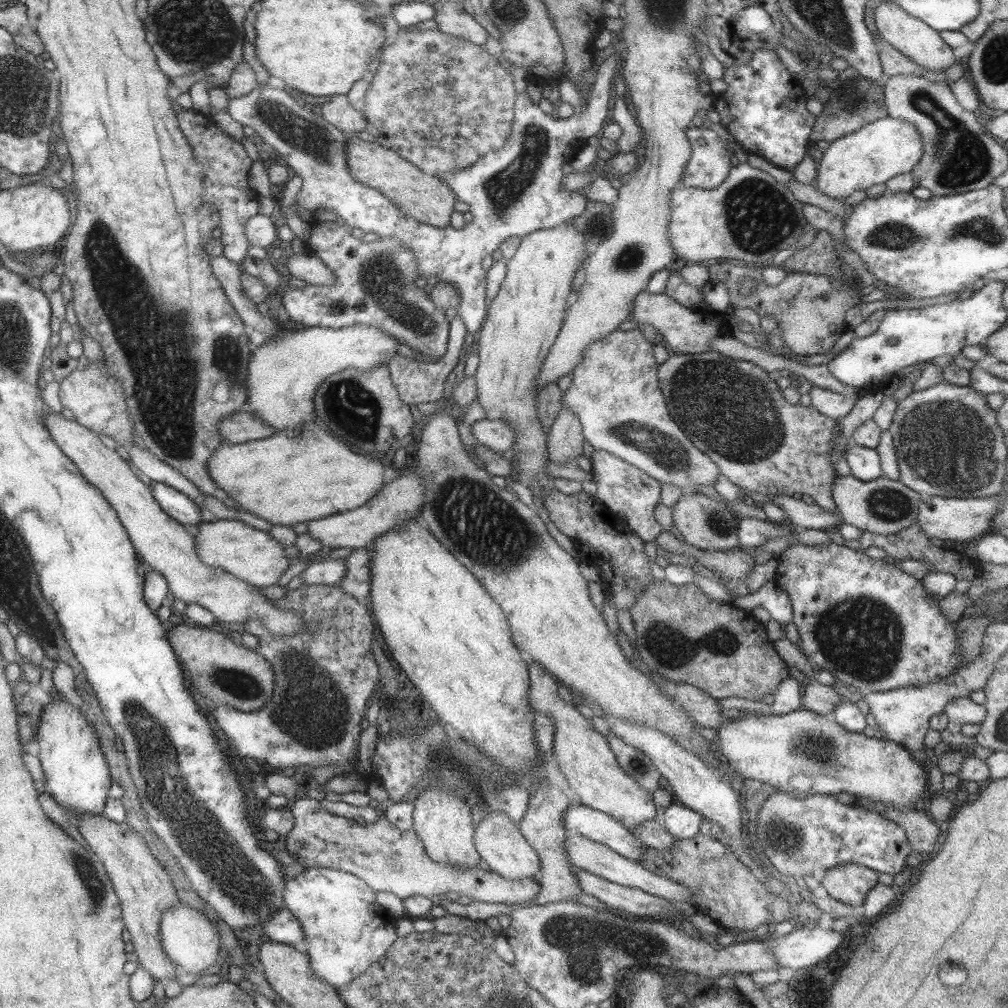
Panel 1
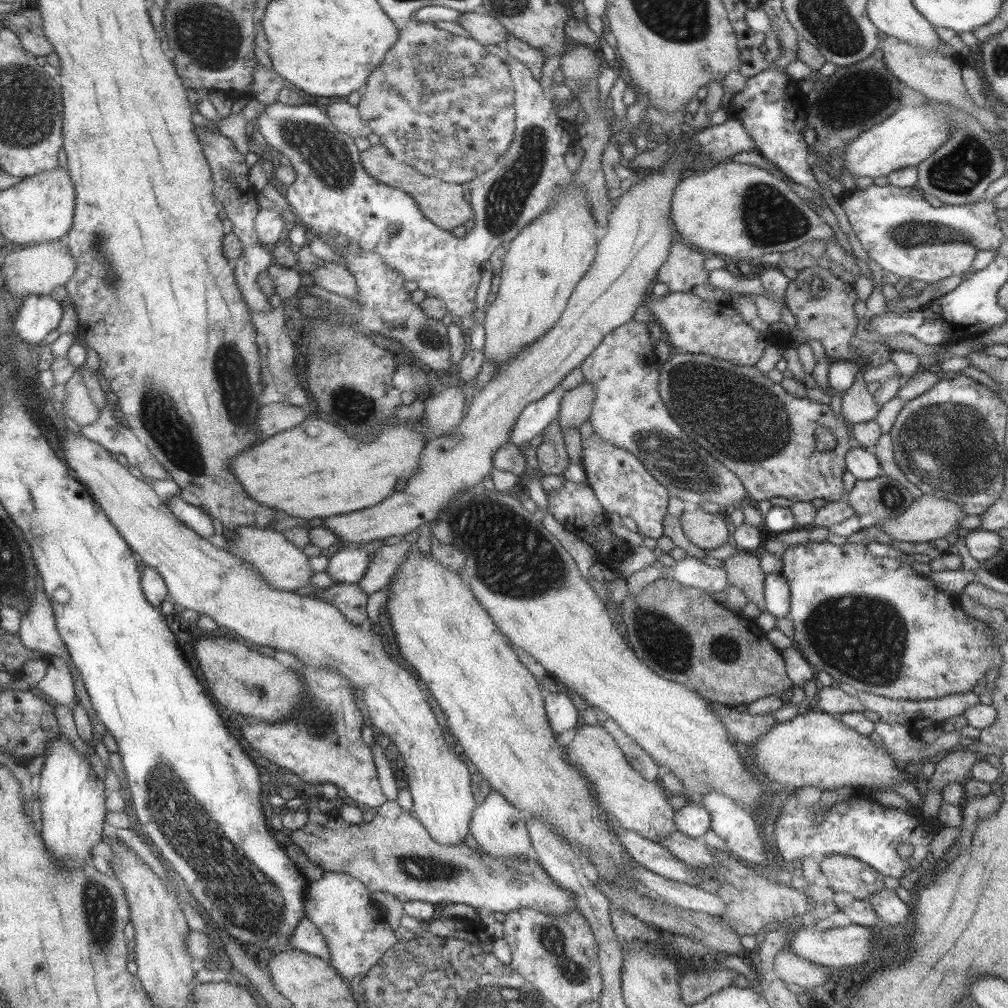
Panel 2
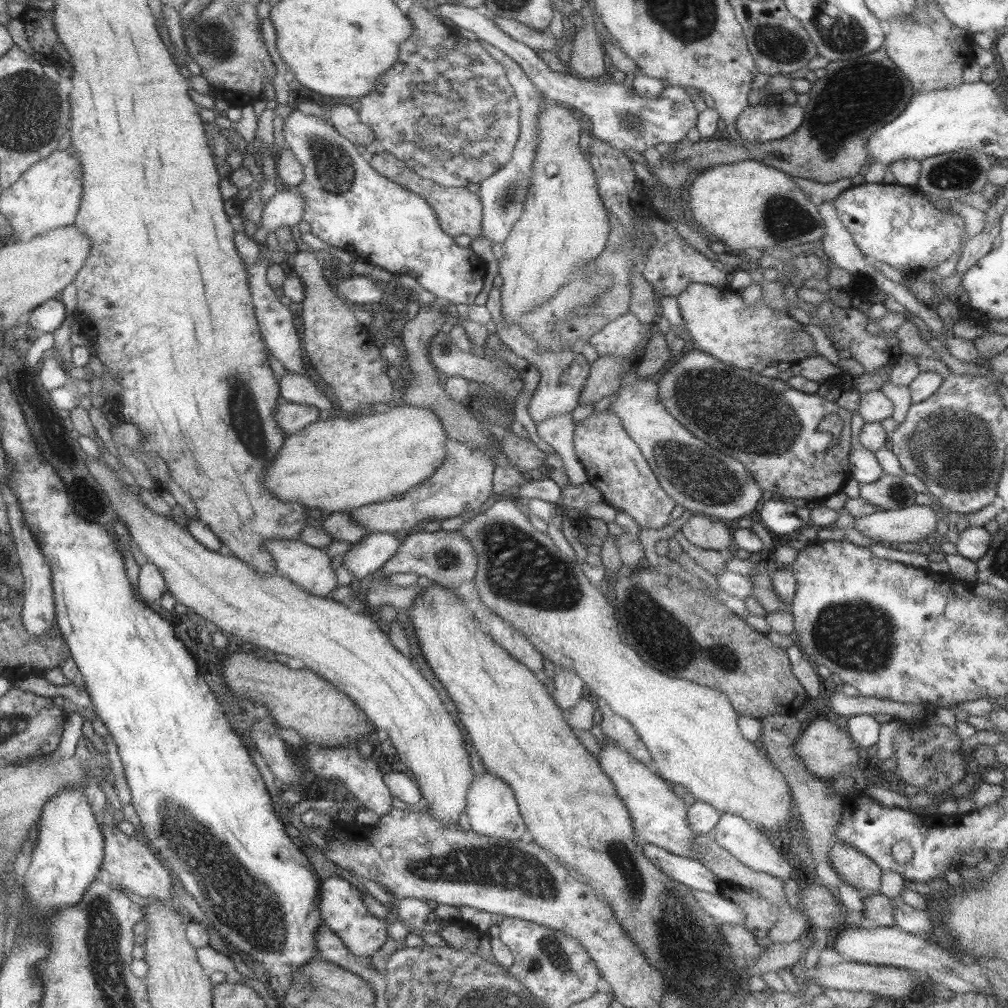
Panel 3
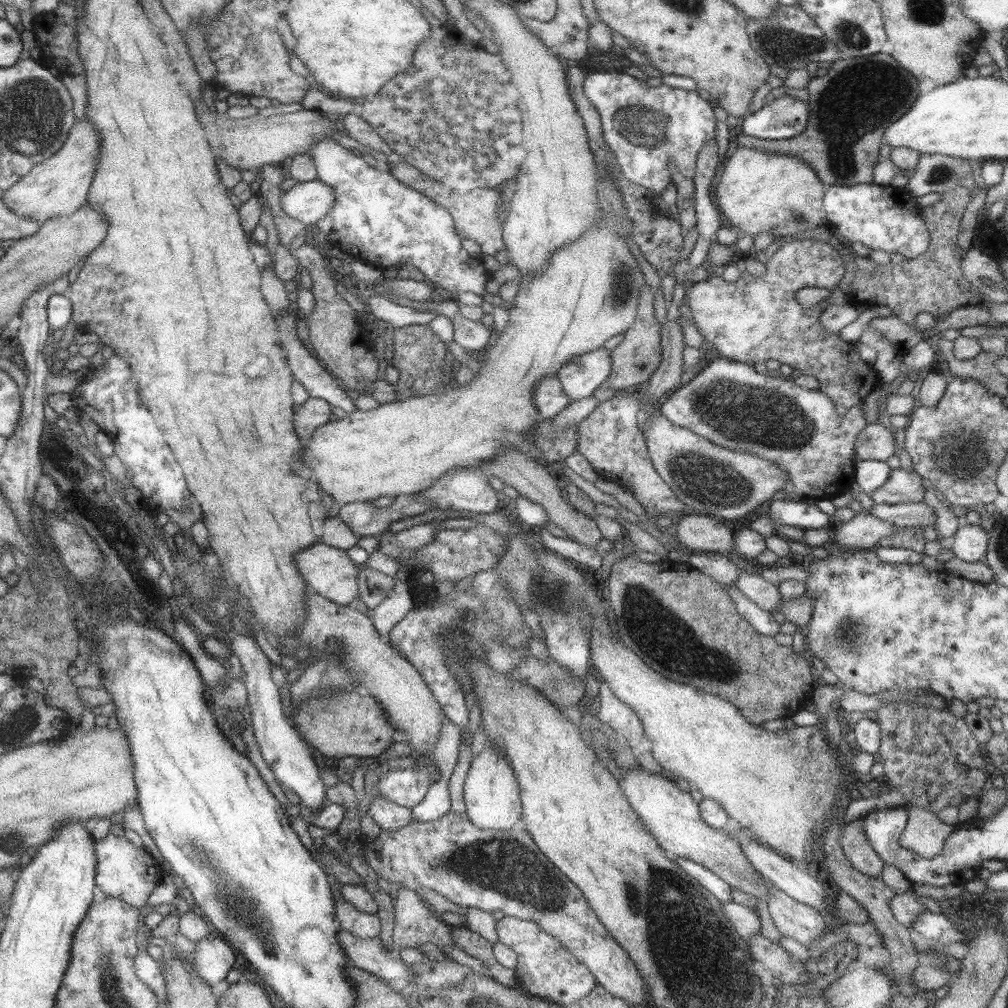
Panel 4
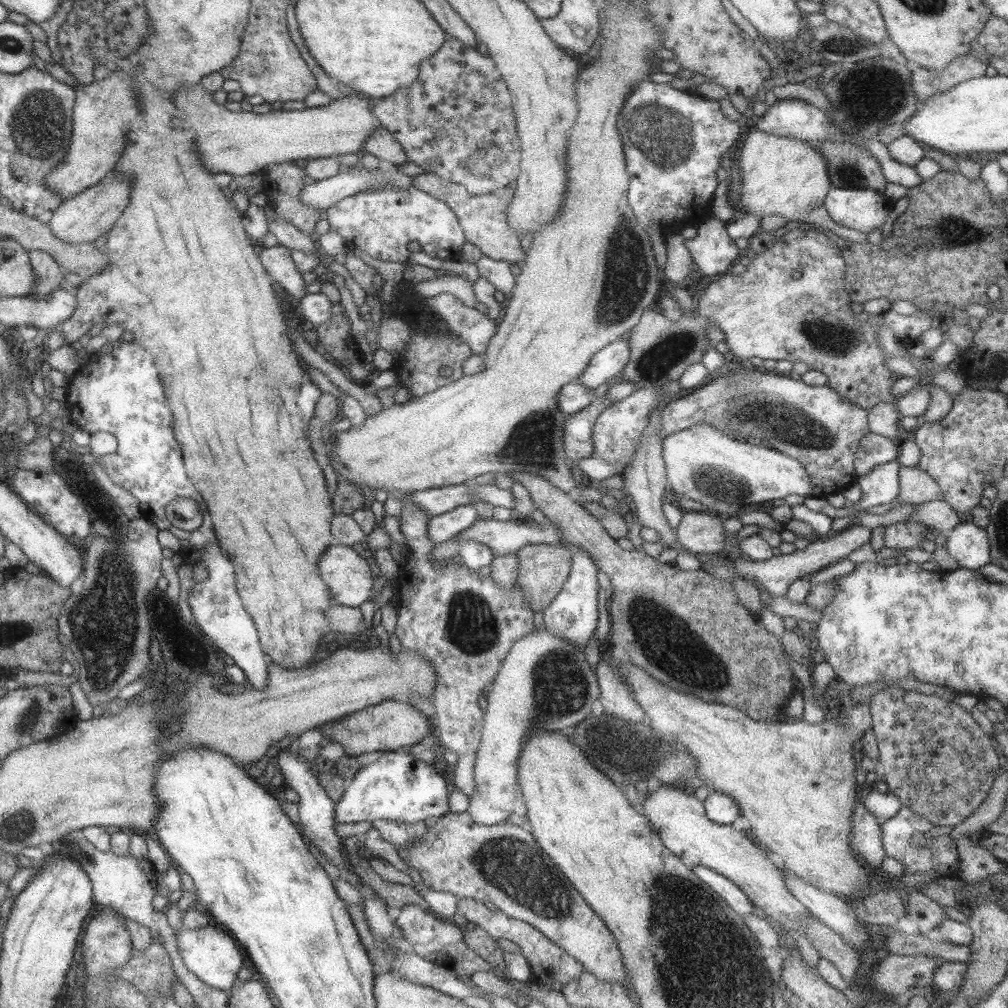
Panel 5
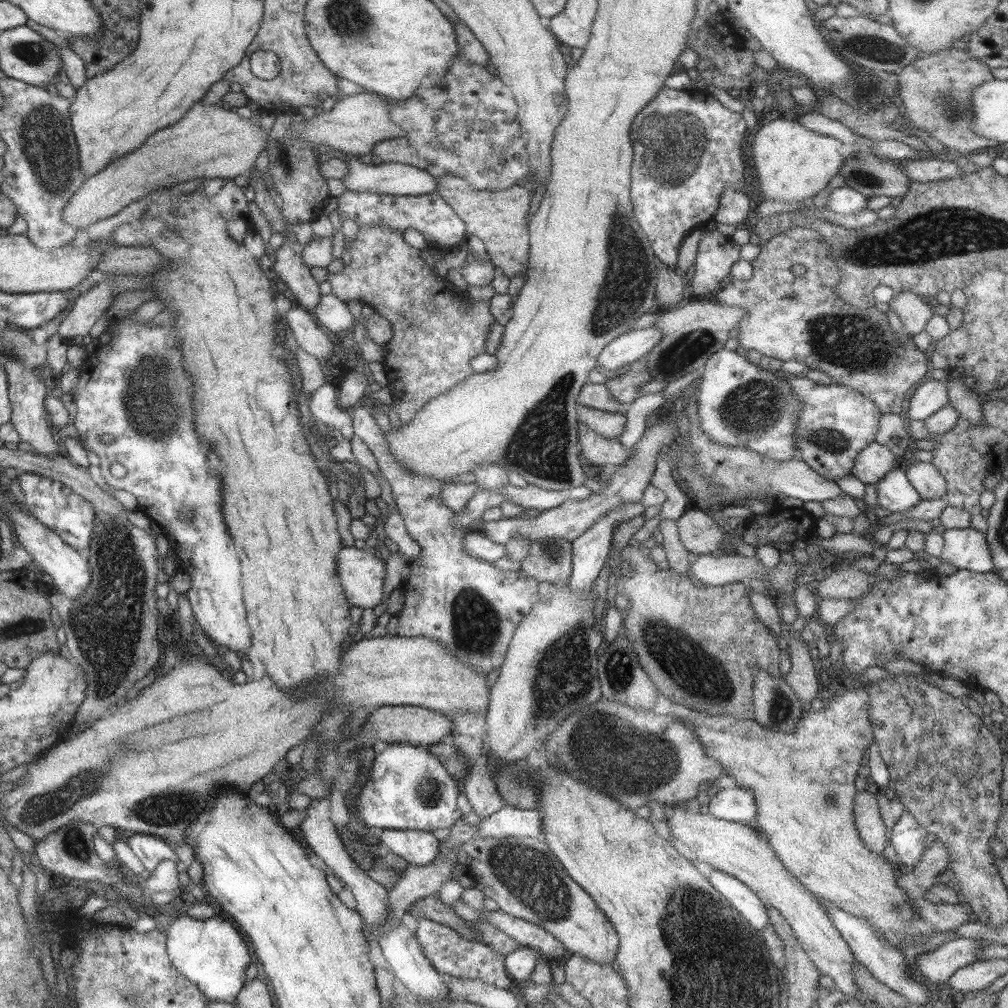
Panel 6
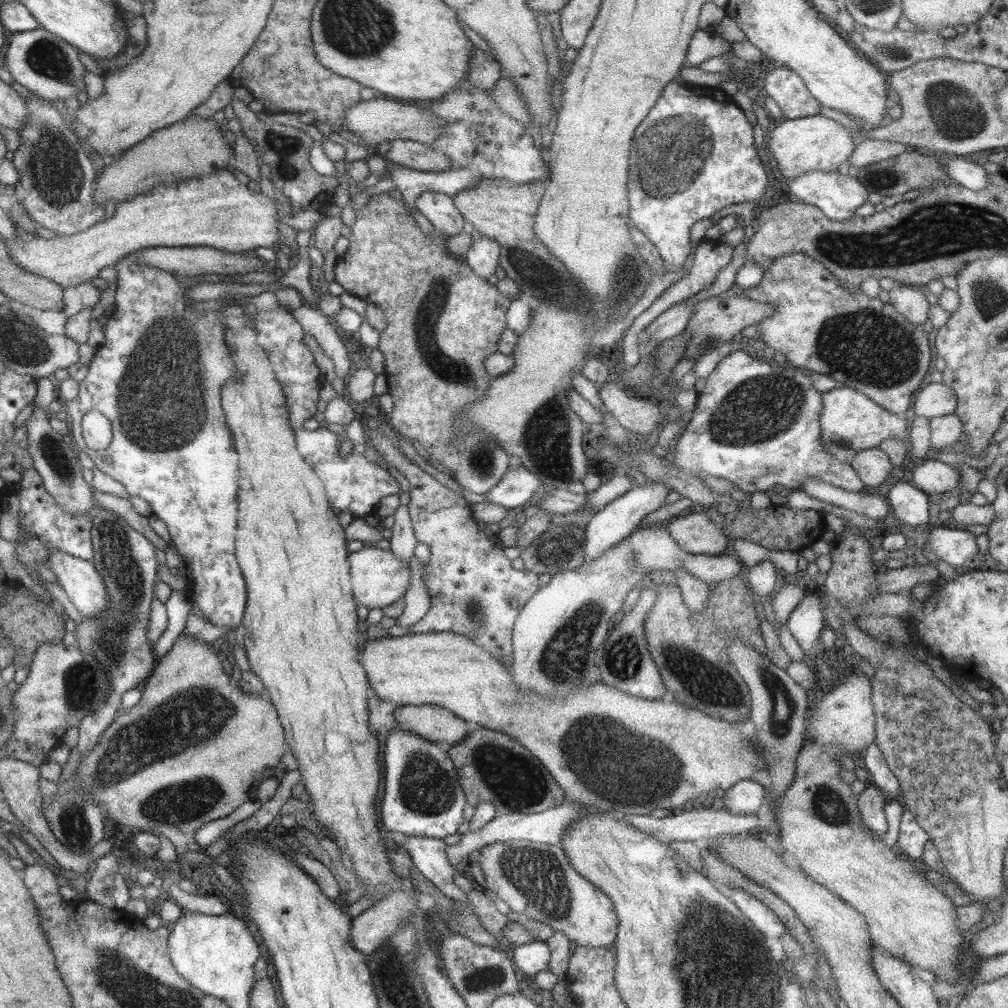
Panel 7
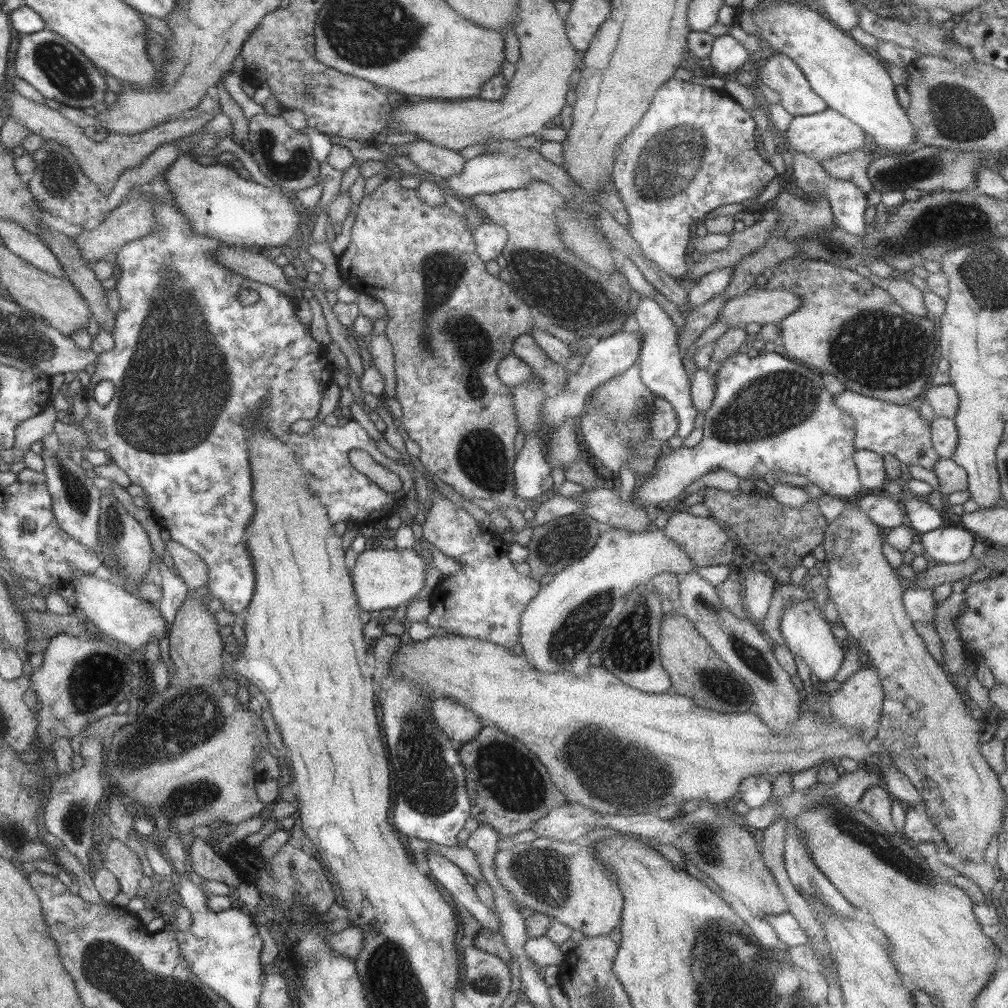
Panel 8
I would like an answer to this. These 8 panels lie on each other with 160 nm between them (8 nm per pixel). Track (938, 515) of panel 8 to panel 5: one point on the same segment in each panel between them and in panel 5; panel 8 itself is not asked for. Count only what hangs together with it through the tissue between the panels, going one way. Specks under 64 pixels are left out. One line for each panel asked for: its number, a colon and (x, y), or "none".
5: (880, 485)
6: (894, 492)
7: (910, 505)

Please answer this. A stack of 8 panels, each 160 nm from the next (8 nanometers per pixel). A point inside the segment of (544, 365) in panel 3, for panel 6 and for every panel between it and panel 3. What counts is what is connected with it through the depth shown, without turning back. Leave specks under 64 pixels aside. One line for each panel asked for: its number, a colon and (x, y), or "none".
4: (578, 377)
5: (608, 361)
6: (628, 348)

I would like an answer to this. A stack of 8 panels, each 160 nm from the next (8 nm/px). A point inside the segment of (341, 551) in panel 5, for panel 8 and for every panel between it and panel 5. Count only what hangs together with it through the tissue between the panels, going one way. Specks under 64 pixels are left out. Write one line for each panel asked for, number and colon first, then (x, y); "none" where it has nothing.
6: (360, 572)
7: (377, 578)
8: (382, 578)

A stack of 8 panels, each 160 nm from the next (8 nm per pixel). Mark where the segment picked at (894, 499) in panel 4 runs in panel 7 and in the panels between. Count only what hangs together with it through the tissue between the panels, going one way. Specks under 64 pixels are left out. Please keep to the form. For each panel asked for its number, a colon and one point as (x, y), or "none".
5: (915, 487)
6: (924, 477)
7: (930, 476)

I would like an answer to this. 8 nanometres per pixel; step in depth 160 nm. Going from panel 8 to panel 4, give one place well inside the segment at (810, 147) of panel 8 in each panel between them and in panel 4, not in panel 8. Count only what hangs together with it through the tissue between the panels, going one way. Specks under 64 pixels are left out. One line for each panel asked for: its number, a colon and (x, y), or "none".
4: (754, 191)
5: (785, 176)
6: (792, 163)
7: (813, 143)

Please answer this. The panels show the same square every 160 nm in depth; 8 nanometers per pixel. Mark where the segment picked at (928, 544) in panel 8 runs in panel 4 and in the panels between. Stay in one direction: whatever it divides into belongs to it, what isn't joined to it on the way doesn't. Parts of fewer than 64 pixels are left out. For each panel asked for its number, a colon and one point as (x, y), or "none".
4: (970, 541)
5: (967, 544)
6: (965, 548)
7: (957, 548)

